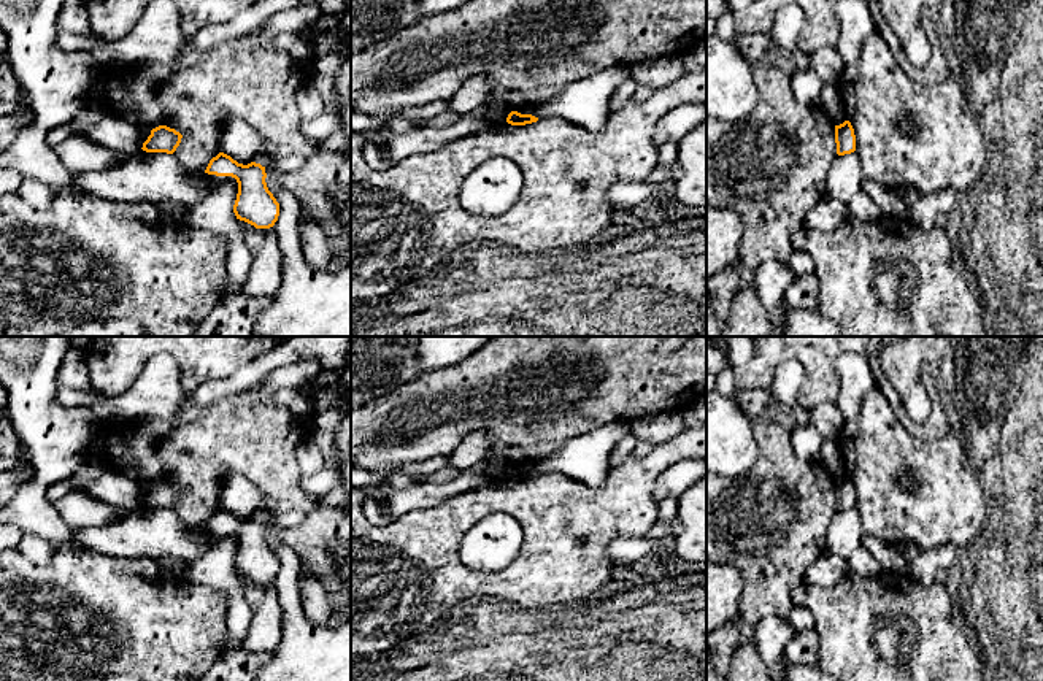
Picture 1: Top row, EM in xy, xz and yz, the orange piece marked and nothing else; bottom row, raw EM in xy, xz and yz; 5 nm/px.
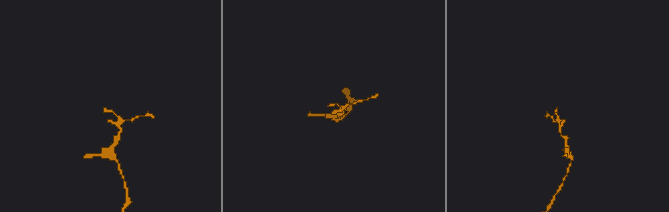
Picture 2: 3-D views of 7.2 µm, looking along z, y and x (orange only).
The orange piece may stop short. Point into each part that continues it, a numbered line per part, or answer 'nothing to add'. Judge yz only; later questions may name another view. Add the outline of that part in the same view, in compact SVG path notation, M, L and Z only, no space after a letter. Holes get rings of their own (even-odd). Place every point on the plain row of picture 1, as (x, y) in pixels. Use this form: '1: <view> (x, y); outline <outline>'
nothing to add

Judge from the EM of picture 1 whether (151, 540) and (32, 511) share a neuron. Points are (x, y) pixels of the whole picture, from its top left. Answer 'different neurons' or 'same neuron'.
different neurons

